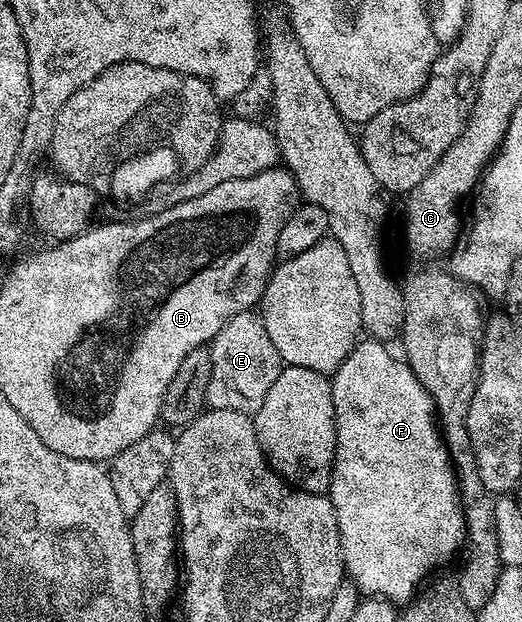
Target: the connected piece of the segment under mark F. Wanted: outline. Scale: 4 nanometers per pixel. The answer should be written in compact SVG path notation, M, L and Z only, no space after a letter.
M373 337L363 338L354 344L354 348L348 353L346 360L338 366L338 370L333 372L330 379L332 405L336 417L336 453L334 454L328 497L336 509L342 566L349 582L353 583L363 596L387 599L389 603L405 605L418 594L433 567L444 566L457 551L459 554L463 550L466 541L466 516L462 514L462 501L458 493L458 476L455 475L454 465L450 461L450 450L446 448L446 442L442 440L442 432L436 418L432 397L420 385L416 373L412 373L410 366L397 354L394 356L386 347L389 346L385 342Z

